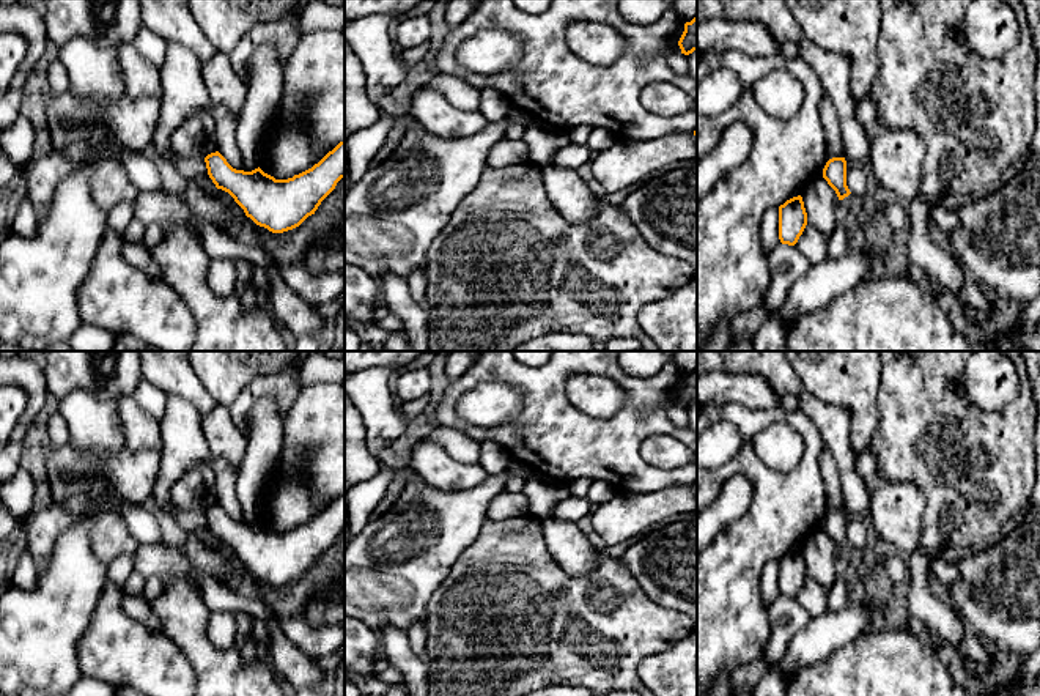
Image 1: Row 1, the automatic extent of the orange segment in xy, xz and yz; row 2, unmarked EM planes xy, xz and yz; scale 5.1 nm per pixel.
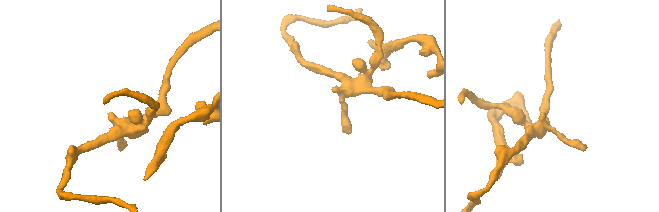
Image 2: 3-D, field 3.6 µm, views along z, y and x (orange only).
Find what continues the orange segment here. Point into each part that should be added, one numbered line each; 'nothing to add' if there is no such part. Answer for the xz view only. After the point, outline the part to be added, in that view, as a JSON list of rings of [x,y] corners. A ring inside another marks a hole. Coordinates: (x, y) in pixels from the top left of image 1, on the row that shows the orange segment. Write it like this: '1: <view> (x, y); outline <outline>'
nothing to add

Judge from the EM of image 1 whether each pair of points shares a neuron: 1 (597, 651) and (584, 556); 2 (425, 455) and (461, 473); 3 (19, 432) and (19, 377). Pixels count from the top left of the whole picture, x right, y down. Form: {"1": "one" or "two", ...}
{"1": "two", "2": "one", "3": "one"}

